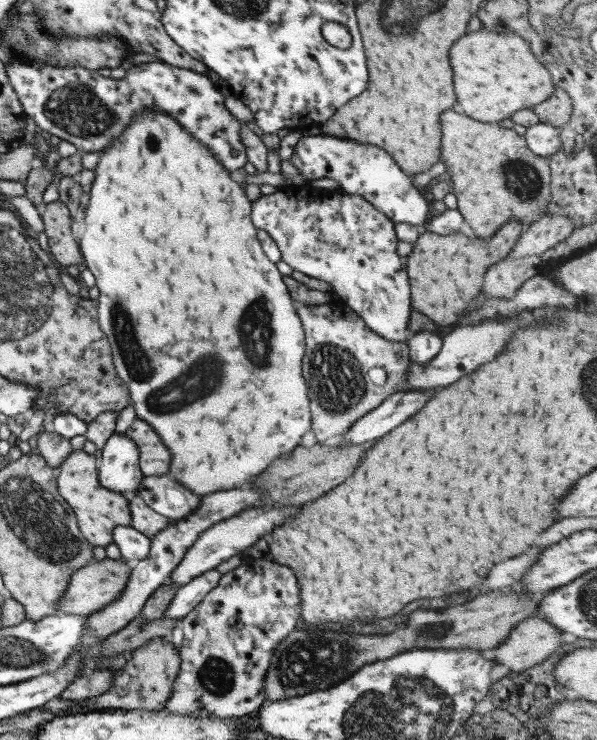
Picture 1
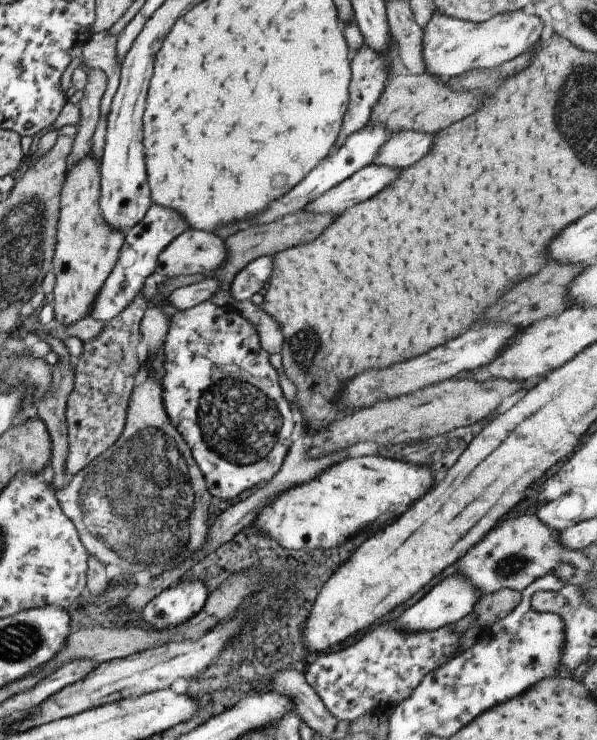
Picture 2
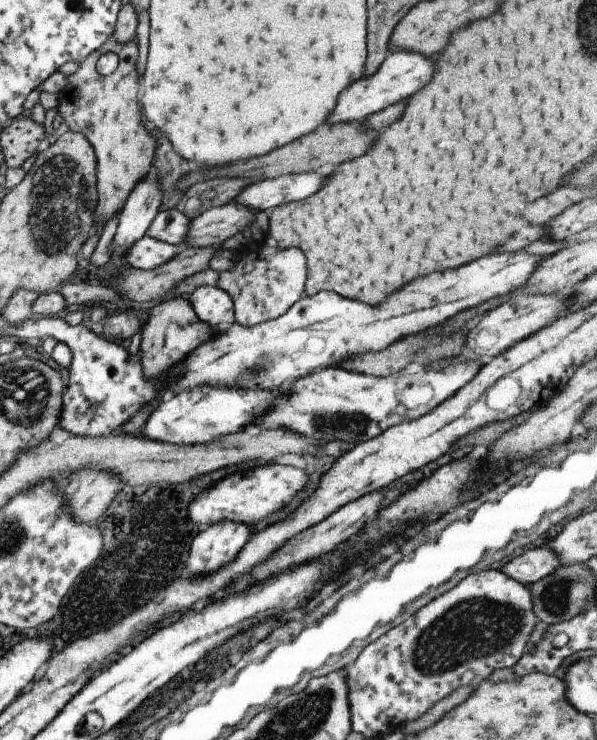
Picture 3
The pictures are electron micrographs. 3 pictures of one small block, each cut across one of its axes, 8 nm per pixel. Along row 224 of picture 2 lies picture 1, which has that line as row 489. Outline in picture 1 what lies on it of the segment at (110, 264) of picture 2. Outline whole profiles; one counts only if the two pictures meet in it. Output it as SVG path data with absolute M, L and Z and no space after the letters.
M83 450L72 451L56 471L57 490L76 515L82 537L93 547L106 548L114 542L113 528L131 526L130 498L102 488L98 480L98 458Z

